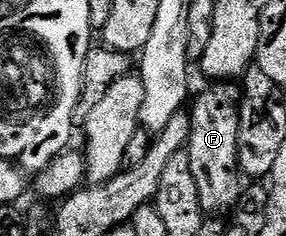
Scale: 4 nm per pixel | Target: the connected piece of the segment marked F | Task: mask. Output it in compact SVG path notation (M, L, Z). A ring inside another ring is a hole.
M216 81L190 103L190 114L192 124L190 125L190 137L186 144L188 160L190 161L190 173L194 173L194 185L198 185L198 201L200 208L209 216L216 217L219 211L231 212L235 208L238 197L242 190L242 176L238 165L238 121L240 120L240 96L241 92L236 91L231 82Z

